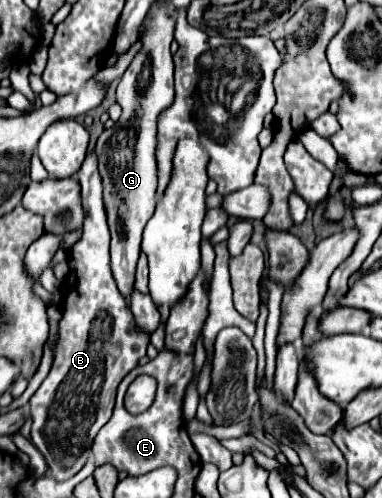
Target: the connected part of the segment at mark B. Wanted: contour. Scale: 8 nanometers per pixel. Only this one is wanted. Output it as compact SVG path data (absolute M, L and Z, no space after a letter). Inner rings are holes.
M94 148L88 152L78 172L78 182L82 184L82 206L86 210L84 230L80 240L68 250L70 272L62 284L62 318L58 322L58 338L52 350L52 368L48 372L48 378L30 398L30 416L34 418L32 442L46 458L48 466L52 468L52 478L58 482L64 482L82 470L90 456L90 446L98 434L98 428L102 428L110 420L118 384L138 364L138 360L146 356L146 346L150 344L150 338L136 328L134 316L126 306L126 300L118 292L110 270L110 232L106 224L106 212L102 202L102 178L98 174L98 158Z

